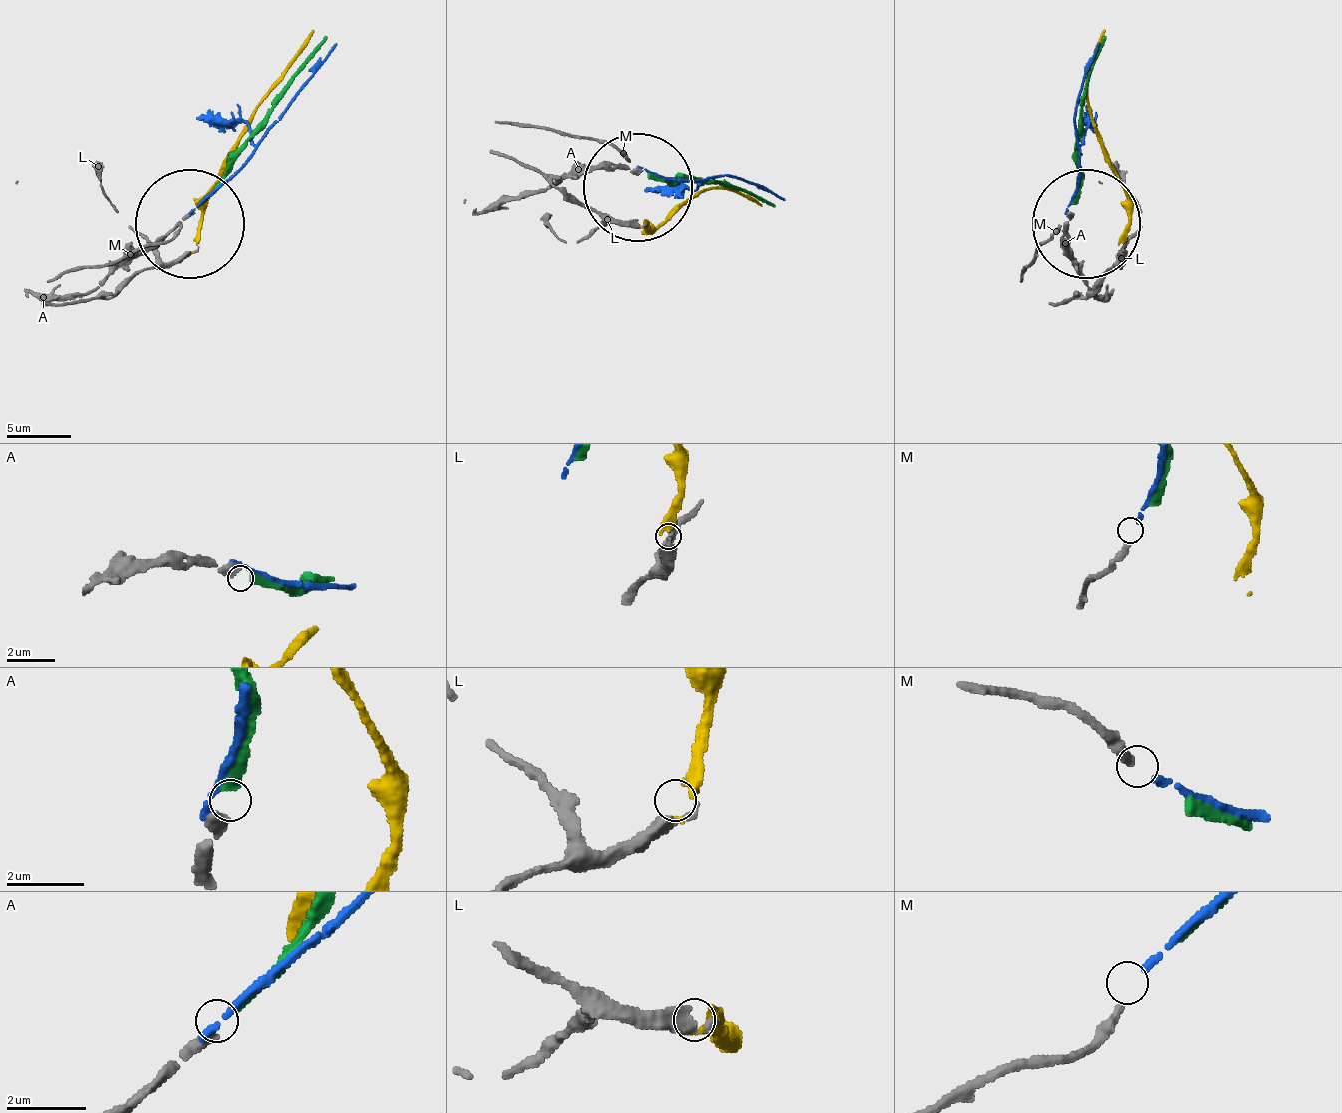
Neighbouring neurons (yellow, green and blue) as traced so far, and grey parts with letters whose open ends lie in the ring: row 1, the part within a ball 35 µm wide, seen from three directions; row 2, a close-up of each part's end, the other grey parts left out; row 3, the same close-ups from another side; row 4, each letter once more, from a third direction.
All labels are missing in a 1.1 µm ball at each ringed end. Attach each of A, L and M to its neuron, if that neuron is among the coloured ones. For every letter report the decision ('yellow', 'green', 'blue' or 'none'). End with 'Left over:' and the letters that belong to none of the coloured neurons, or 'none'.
A: green
L: yellow
M: blue
Left over: none

